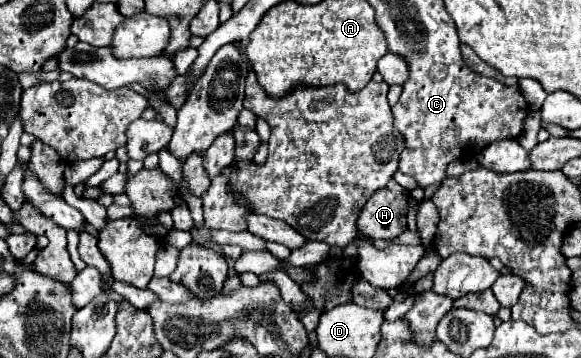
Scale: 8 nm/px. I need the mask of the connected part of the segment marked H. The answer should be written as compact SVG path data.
M389 181L363 205L357 219L357 231L371 239L385 241L393 241L395 237L399 237L405 231L403 227L407 223L407 197L407 189L403 189L395 181Z

